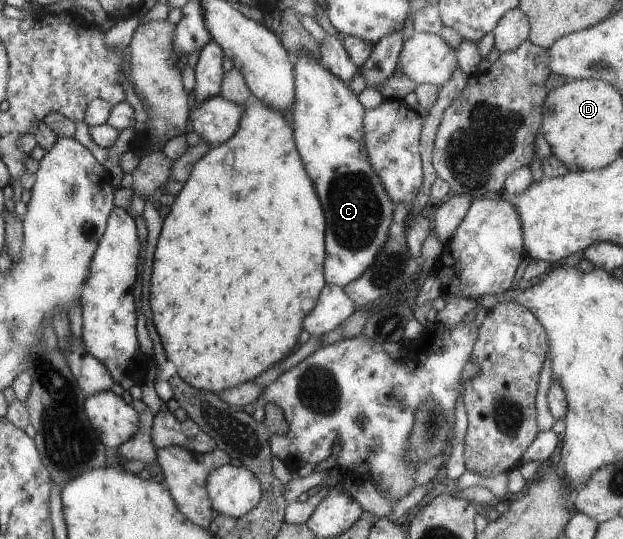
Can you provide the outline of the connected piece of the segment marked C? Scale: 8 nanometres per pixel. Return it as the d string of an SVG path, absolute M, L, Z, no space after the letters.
M297 52L297 56L291 57L293 62L293 76L295 80L293 81L293 106L291 106L292 111L292 133L293 140L295 143L295 148L301 157L301 162L303 163L303 168L309 176L309 180L313 183L313 188L315 188L315 194L319 196L319 202L321 202L321 208L323 209L323 214L325 217L325 232L324 232L324 249L325 256L323 259L323 278L327 284L337 285L343 288L347 284L351 284L353 280L357 280L363 272L367 270L375 262L375 256L379 254L379 250L383 248L383 242L387 240L387 228L389 224L393 222L393 210L394 205L387 192L383 190L381 186L381 180L375 176L375 172L371 170L371 164L367 160L367 152L363 148L363 132L361 132L361 126L363 126L363 113L364 108L361 106L361 103L358 102L358 98L355 94L349 89L348 86L345 86L341 80L337 80L335 76L329 74L323 66L320 65L320 62L308 52Z

